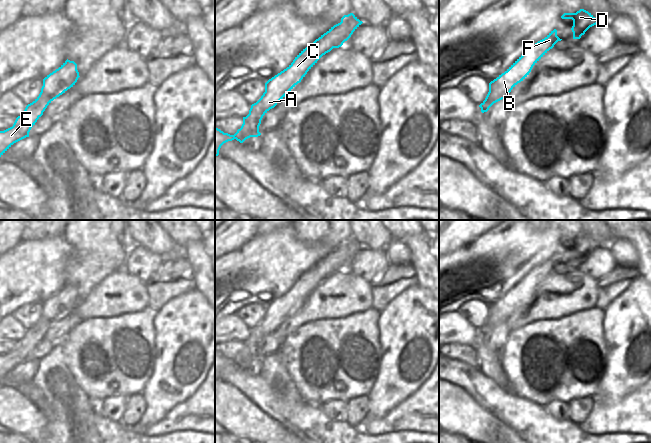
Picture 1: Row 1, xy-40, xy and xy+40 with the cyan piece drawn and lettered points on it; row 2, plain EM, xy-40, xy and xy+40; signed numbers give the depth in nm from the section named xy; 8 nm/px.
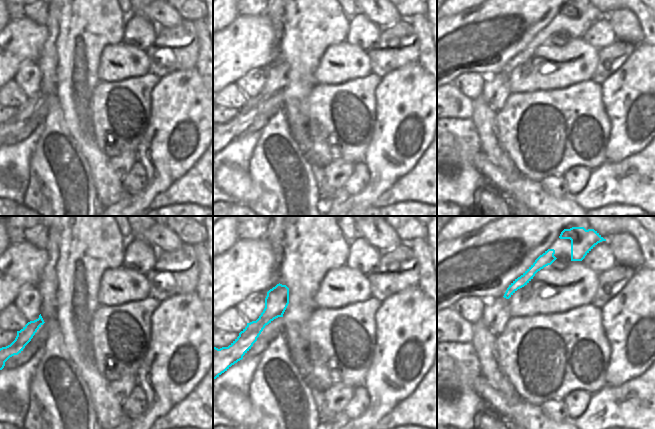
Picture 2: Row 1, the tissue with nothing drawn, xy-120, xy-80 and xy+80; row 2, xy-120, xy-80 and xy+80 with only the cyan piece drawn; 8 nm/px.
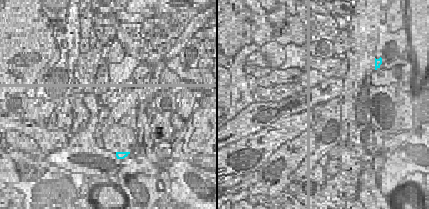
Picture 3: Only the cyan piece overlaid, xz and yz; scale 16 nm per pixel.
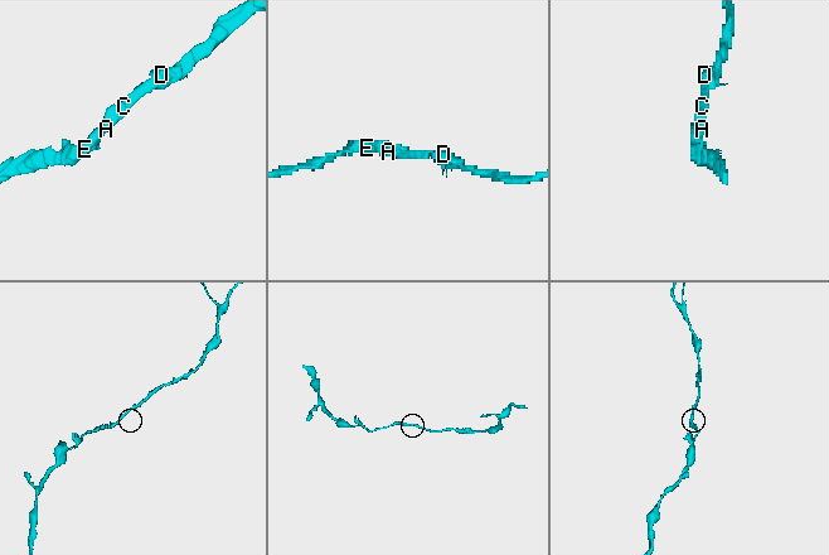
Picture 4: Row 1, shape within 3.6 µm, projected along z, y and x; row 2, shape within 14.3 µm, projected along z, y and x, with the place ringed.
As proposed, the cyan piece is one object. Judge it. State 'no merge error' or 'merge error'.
no merge error

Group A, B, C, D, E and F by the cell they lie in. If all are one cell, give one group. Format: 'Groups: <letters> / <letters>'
Groups: A B C D E F.

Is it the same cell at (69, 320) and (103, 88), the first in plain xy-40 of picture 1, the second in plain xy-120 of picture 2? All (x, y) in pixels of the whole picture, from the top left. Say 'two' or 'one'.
two

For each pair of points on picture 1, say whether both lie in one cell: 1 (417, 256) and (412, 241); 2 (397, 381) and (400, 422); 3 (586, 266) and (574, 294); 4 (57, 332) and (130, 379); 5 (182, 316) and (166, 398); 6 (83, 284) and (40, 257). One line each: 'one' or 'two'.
1: one
2: two
3: two
4: two
5: one
6: two

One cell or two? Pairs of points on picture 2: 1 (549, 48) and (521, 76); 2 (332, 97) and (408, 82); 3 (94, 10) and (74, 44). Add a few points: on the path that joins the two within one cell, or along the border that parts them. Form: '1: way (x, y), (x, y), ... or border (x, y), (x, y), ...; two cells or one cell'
1: way (574, 53), (583, 53), (582, 58), (546, 70); one cell
2: border (381, 79), (375, 90), (375, 113); two cells
3: way (90, 18), (82, 36); one cell

